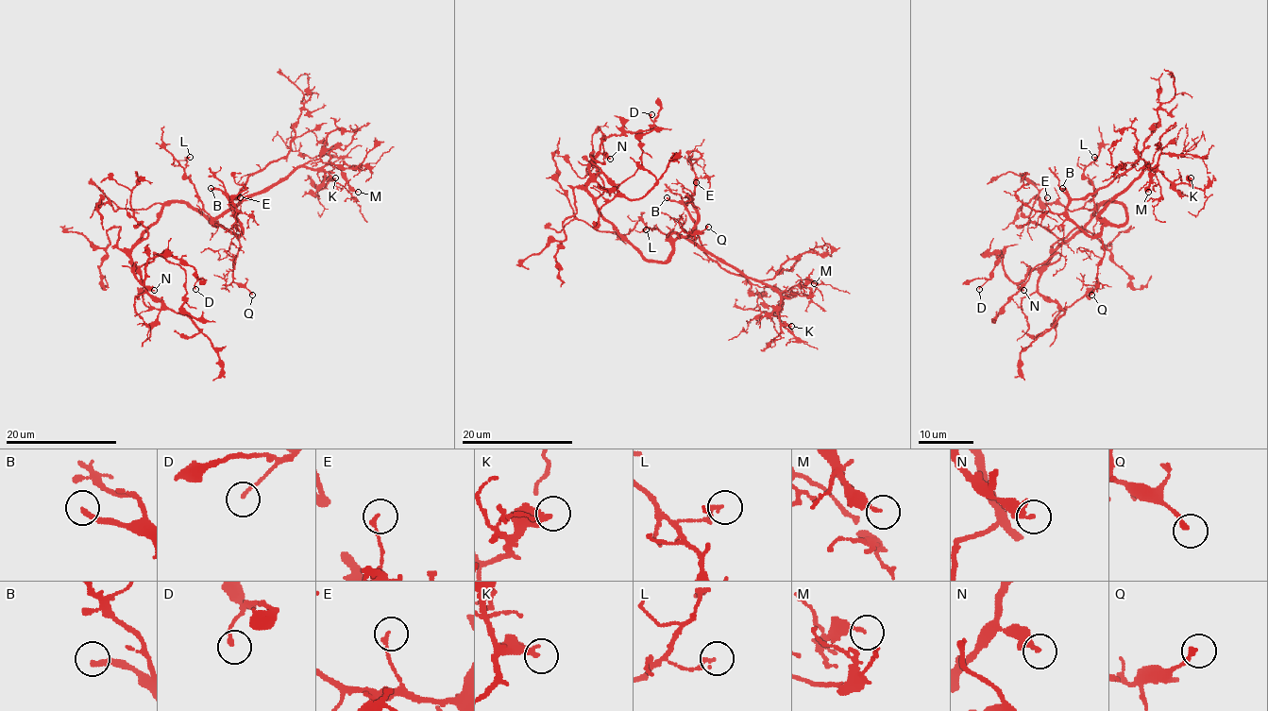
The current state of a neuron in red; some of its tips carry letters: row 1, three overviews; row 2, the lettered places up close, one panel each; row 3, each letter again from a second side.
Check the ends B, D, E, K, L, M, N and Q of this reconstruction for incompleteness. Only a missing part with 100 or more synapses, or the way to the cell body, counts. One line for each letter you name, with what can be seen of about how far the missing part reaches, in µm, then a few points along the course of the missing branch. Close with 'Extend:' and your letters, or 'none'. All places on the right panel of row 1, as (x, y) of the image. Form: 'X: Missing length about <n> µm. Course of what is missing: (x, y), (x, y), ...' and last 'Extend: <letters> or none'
B: Missing length about 60 µm. Course of what is missing: (1062, 188), (1050, 189), (1039, 195), (1022, 224), (972, 266), (974, 292), (983, 305), (1008, 322)
Extend: B

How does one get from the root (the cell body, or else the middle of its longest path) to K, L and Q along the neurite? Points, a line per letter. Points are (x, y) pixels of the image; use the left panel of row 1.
K: (208, 221), (215, 225), (217, 218), (244, 200), (301, 167), (319, 168), (325, 174), (322, 183), (335, 177)
L: (208, 221), (212, 225), (216, 224), (205, 211), (194, 185), (177, 161), (190, 157)
Q: (208, 221), (212, 225), (225, 227), (237, 237), (240, 250), (233, 266), (233, 280), (252, 295)

